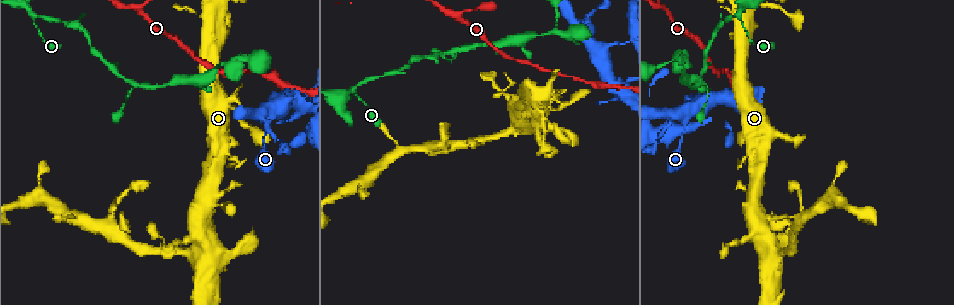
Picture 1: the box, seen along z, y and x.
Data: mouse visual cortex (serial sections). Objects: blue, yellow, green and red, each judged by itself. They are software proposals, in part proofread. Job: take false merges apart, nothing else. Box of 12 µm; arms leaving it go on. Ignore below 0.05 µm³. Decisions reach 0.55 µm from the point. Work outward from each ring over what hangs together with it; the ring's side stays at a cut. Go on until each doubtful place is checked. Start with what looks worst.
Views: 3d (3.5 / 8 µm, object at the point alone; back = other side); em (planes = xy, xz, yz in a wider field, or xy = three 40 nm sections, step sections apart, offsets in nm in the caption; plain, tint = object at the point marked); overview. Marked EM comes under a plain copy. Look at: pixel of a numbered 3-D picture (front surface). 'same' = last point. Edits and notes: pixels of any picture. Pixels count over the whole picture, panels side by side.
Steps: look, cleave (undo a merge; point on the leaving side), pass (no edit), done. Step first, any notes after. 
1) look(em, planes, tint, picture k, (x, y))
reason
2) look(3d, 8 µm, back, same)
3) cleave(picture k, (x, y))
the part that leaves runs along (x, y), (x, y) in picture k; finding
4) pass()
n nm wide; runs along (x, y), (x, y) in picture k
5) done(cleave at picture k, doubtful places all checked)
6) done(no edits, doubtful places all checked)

look(3d, 3.5 µm, picture 1, (736, 15))
thin arm on a thick one

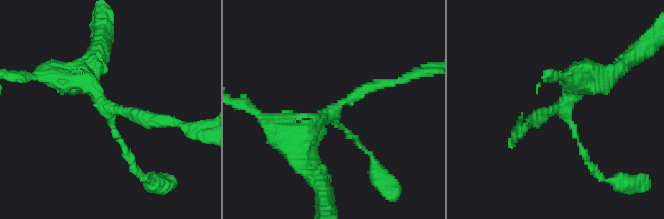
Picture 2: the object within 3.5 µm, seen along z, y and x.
look(em, xy, step 3, tint, picture 2, (332, 111))
4 arms; arms of 100, 200, 250, 300 nm

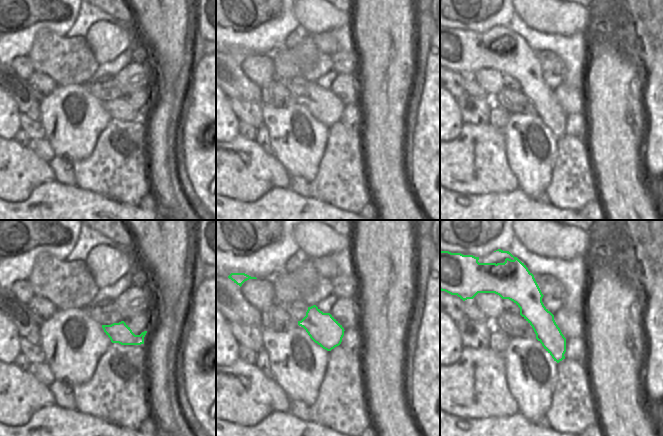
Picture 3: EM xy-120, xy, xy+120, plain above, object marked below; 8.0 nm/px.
pass()
runs along (524, 274), (524, 292), (559, 358) in picture 3; continuous, no second cell

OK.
look(3d, 8 µm, back, picture 1, (133, 84))
arms part here

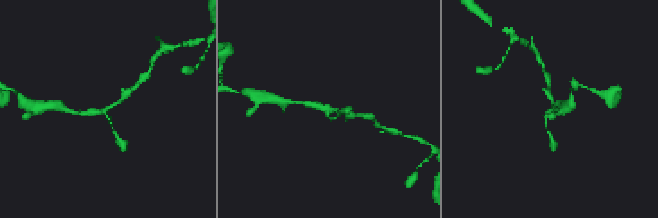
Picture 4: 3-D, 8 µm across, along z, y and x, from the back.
look(3d, 3.5 µm, back, picture 4, (331, 110))
zoom in

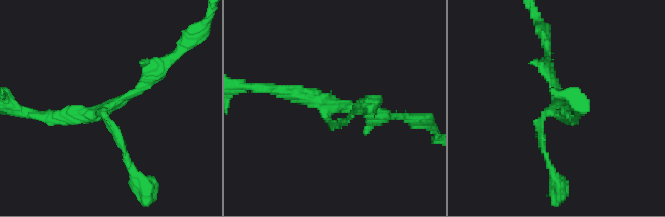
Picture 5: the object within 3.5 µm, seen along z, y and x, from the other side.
look(em, xy, step 1, tint, picture 5, (559, 104))
shape alone is not enough

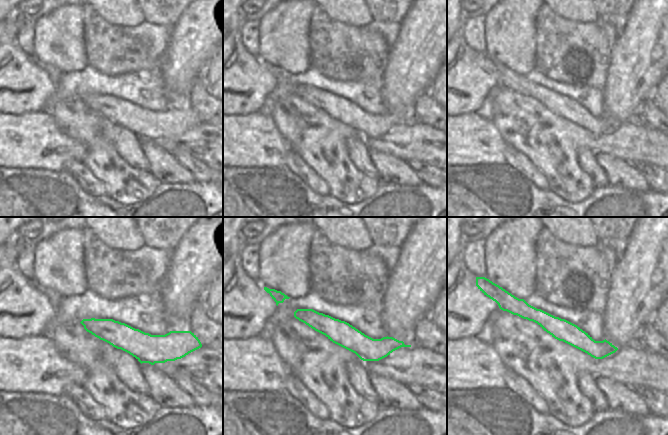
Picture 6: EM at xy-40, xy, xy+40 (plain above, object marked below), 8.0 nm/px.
pass()
runs along (159, 68), (138, 90), (89, 115), (46, 118) in picture 5; all the same cell

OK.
look(3d, 3.5 µm, picture 1, (484, 137))
arms part here

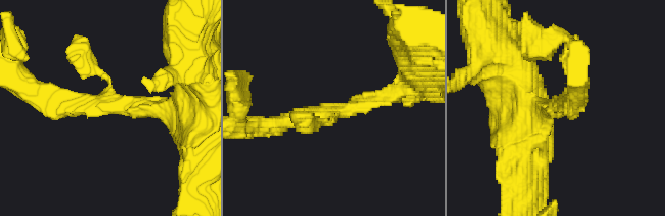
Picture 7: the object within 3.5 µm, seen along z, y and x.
look(em, xy, step 1, tint, picture 7, (560, 104))

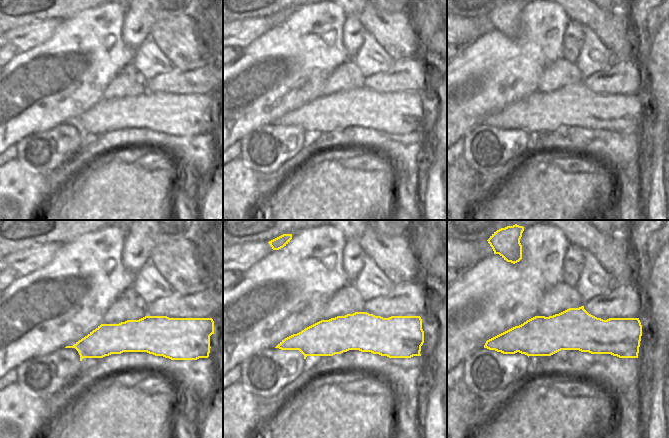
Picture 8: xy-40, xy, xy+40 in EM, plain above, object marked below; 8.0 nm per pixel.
pass()
all the same cell

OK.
look(3d, 3.5 µm, back, picture 1, (138, 8))
two arms in line, one across

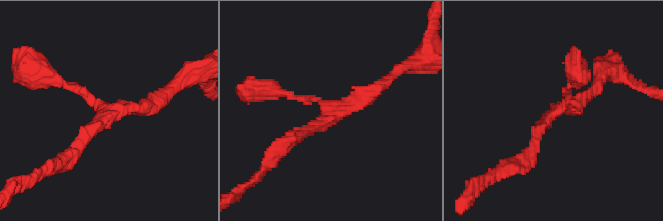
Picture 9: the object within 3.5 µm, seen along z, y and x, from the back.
look(em, planes, tint, picture 9, (108, 112))
3 arms; arms of 150, 200, 200 nm

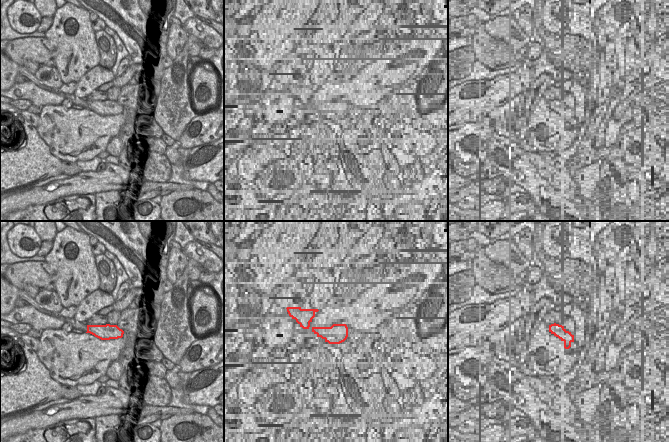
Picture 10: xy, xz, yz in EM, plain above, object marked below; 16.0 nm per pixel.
pass()
260 nm wide; runs along (63, 159), (109, 113), (161, 95) in picture 9; one cell here

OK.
look(3d, 3.5 µm, picture 1, (687, 118))

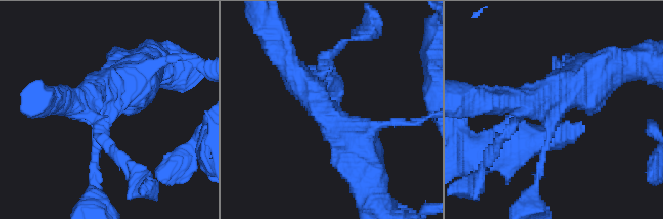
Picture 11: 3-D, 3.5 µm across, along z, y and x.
look(em, xy, step 3, tint, picture 11, (102, 114))
4 arms; arms of 150, 200, 350, 600 nm

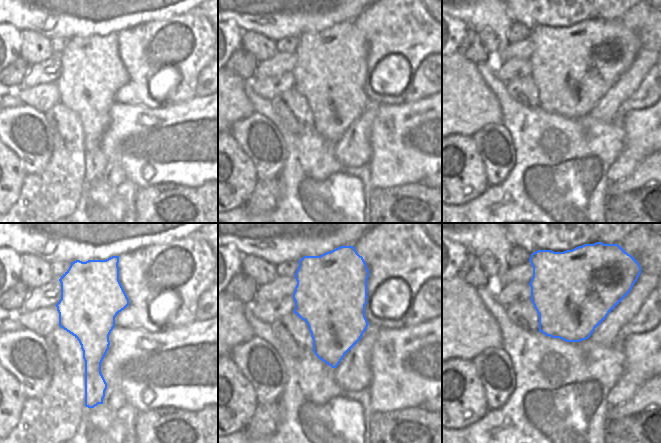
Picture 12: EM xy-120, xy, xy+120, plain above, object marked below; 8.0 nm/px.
pass()
runs along (538, 178), (555, 107), (594, 77) in picture 11; one cell here

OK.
look(3d, 3.5 µm, back, picture 1, (111, 230))
four or more arms meet

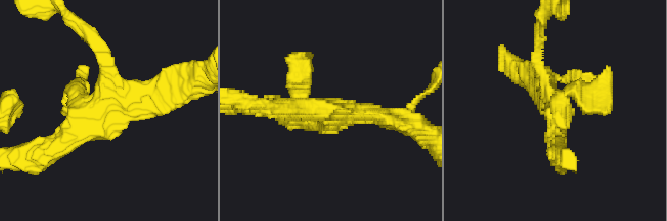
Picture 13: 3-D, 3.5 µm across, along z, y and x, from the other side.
look(em, xy, step 3, tint, picture 13, (110, 104))
need the tissue

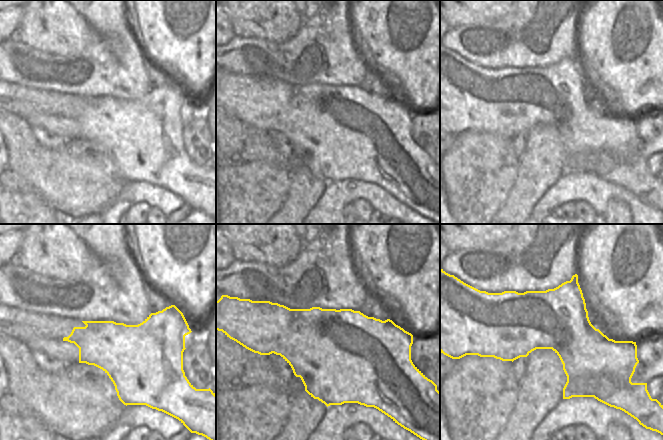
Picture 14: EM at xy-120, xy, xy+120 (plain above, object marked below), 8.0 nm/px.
pass()
arms of 150, 200, 300, 350 nm; runs along (56, 147), (111, 104), (176, 92) in picture 13; one cell here

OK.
done(no edits, doubtful places all checked)

